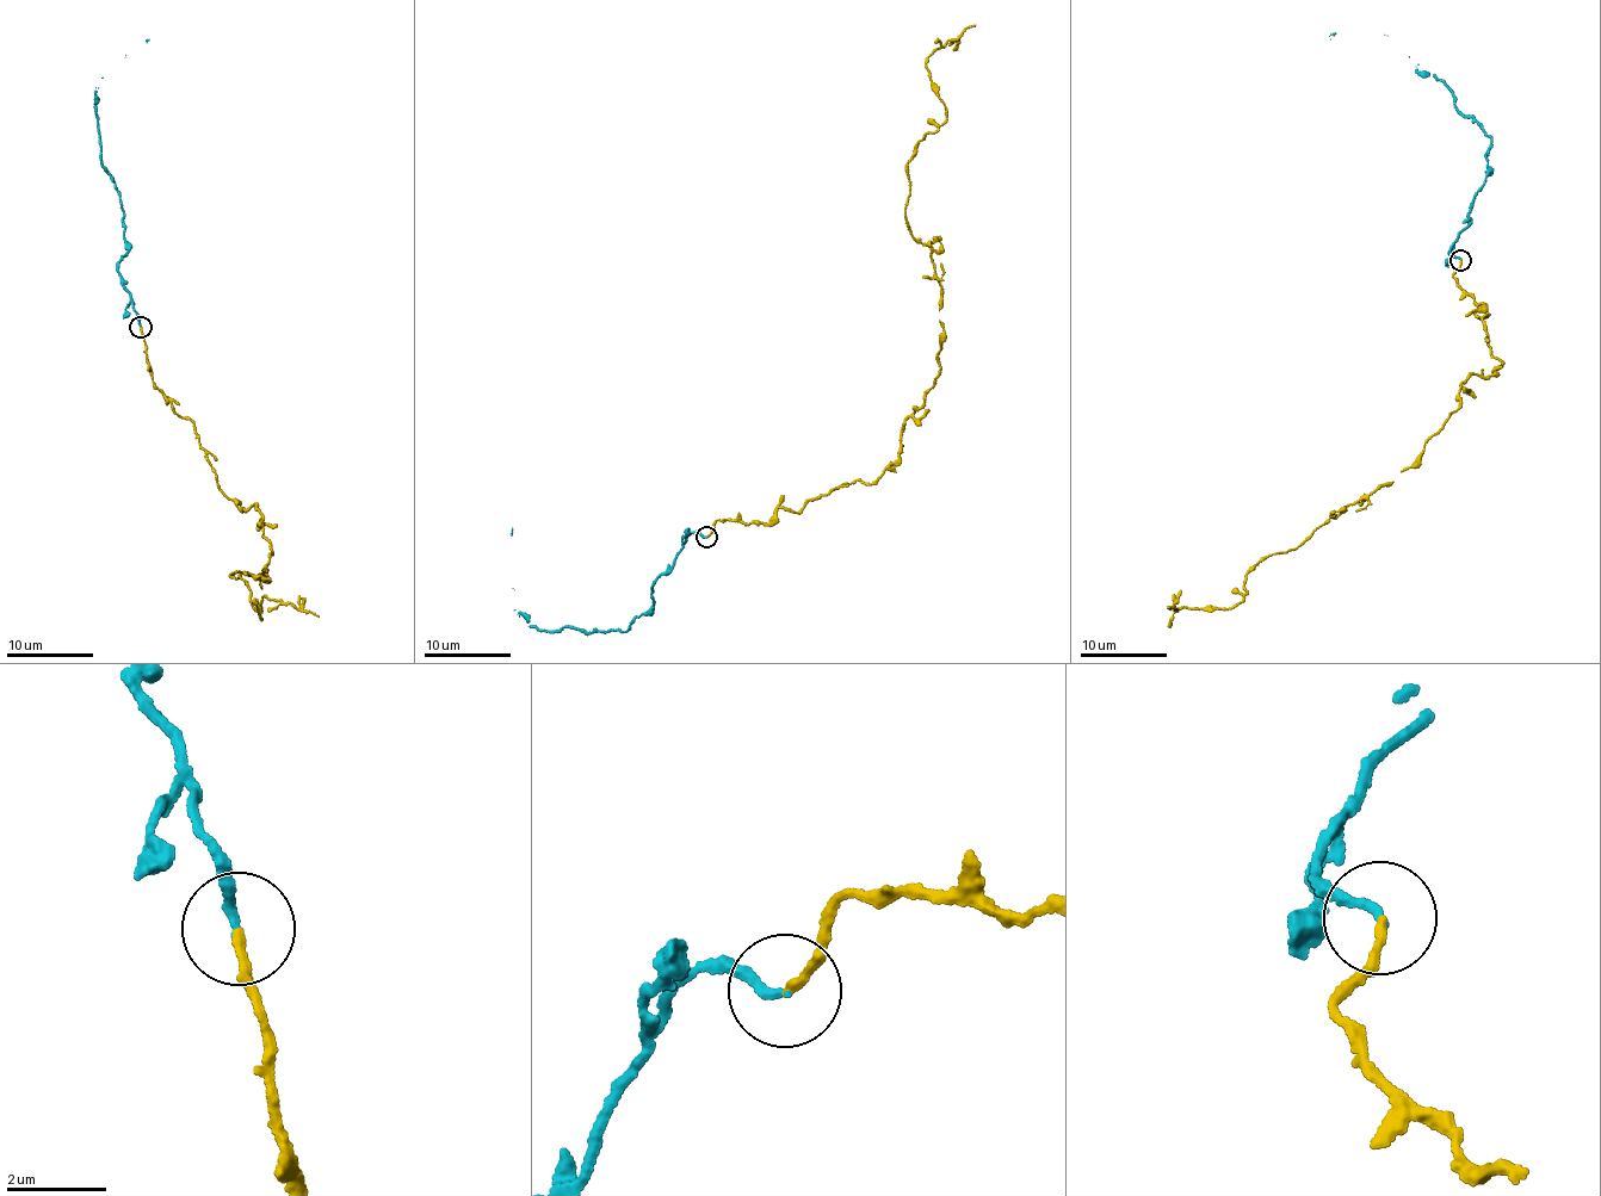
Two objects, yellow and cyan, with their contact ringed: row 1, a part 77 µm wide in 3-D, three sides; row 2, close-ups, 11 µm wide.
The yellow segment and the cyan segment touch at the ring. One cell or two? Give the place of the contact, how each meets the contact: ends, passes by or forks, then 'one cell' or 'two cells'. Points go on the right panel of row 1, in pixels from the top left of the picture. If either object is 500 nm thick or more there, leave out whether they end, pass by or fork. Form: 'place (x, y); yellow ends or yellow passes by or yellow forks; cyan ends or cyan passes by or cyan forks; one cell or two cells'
place (1460, 260); yellow ends; cyan ends; one cell

